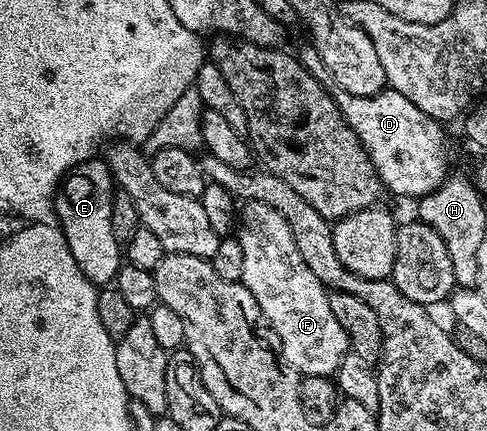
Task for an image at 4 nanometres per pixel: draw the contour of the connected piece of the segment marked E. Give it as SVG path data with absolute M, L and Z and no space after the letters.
M100 157L73 167L64 176L56 193L56 216L64 230L66 245L70 245L74 261L78 261L78 269L97 285L111 284L122 266L122 244L114 241L114 233L110 230L113 194L112 171Z

